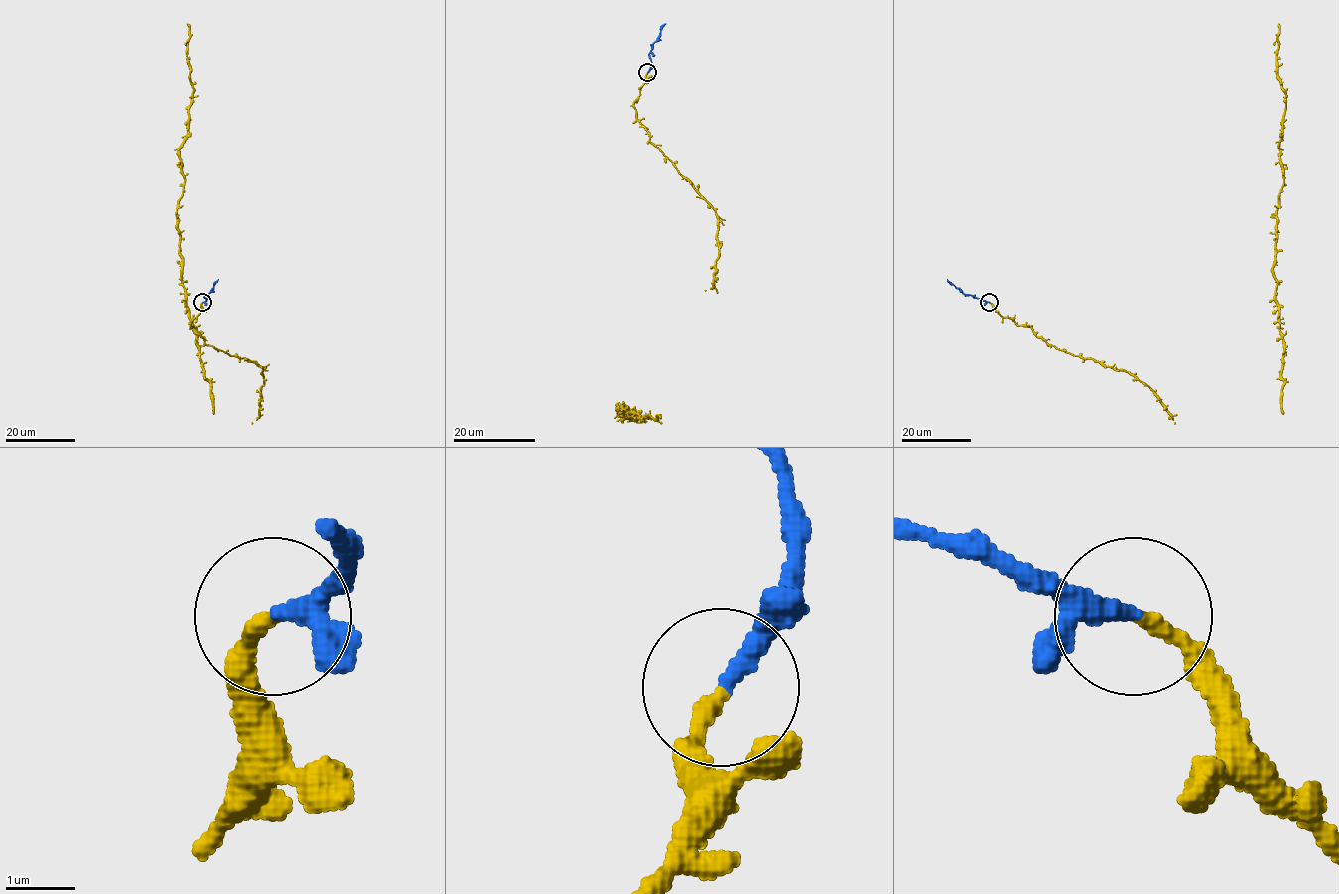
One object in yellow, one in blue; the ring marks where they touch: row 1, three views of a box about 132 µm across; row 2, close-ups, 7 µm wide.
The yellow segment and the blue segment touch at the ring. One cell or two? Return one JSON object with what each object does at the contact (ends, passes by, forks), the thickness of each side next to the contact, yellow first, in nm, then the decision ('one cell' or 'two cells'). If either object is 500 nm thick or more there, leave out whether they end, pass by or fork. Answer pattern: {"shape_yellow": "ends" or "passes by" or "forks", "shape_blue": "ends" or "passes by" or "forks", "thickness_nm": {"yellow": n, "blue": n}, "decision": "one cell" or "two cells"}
{"shape_yellow": "ends", "shape_blue": "passes by", "thickness_nm": {"yellow": 220, "blue": 200}, "decision": "one cell"}

